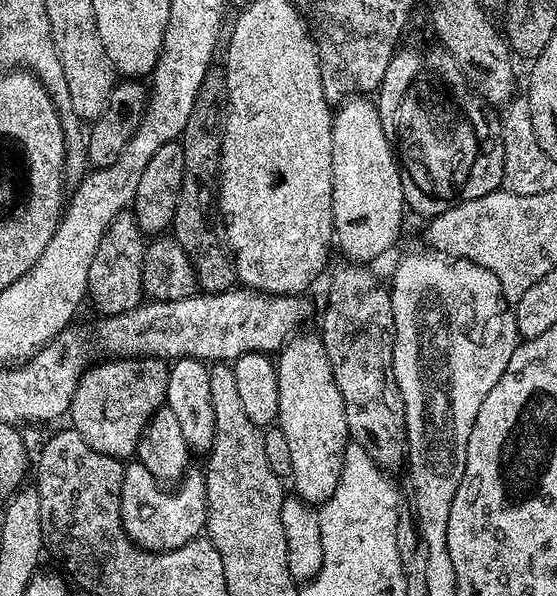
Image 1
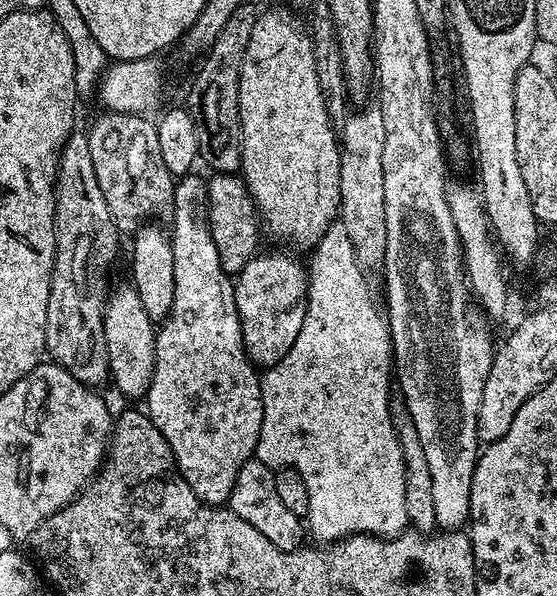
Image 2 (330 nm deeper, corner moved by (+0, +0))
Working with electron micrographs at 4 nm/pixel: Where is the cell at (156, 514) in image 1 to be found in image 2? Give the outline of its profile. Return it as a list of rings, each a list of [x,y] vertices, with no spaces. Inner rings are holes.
[[[189,174],[176,180],[172,199],[170,239],[174,250],[174,304],[170,314],[159,321],[154,350],[154,374],[148,387],[146,411],[162,430],[176,459],[182,478],[204,504],[227,505],[234,478],[246,461],[253,459],[262,430],[262,390],[257,369],[249,360],[242,342],[238,306],[234,302],[234,280],[222,270],[218,246],[210,234],[208,221],[208,185],[205,177]]]

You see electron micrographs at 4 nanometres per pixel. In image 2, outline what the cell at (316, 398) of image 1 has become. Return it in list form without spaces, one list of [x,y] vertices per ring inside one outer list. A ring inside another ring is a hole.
[[[272,8],[257,15],[250,42],[246,42],[246,54],[242,54],[238,110],[242,150],[239,175],[244,177],[248,193],[256,204],[263,231],[281,240],[284,243],[281,245],[293,249],[315,248],[322,234],[326,234],[328,227],[337,219],[340,210],[340,141],[330,114],[326,114],[322,90],[318,90],[309,29],[305,21],[303,24],[290,9]]]

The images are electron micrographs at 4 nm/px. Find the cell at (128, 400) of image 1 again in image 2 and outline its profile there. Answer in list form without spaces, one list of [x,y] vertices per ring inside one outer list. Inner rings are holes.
[[[73,131],[68,140],[62,146],[58,163],[56,165],[56,209],[54,210],[54,230],[56,231],[56,261],[54,262],[54,274],[52,275],[52,285],[50,286],[50,302],[46,310],[46,352],[55,363],[64,367],[78,382],[89,386],[100,386],[100,383],[109,379],[108,355],[106,354],[106,334],[104,333],[104,305],[106,303],[106,288],[104,292],[104,275],[108,272],[108,267],[112,264],[112,255],[120,248],[121,233],[117,231],[114,220],[110,216],[110,209],[106,206],[105,195],[102,194],[101,187],[98,186],[97,175],[94,174],[93,159],[90,158],[90,146],[88,137],[83,131]]]

